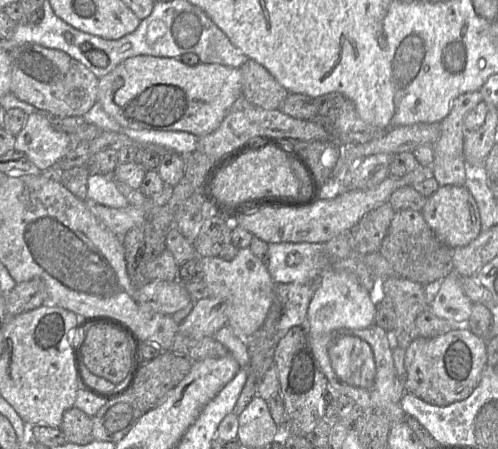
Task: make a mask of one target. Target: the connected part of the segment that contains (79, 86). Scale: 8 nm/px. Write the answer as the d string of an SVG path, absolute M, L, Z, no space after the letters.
M24 43L9 52L10 92L19 100L49 112L53 117L83 116L97 102L98 81L88 68L67 53Z

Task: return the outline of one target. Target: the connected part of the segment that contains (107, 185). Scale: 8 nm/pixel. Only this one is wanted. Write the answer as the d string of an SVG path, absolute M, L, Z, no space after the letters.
M89 174L87 201L112 208L124 208L129 205L129 202L118 190L115 180L110 176L112 175Z

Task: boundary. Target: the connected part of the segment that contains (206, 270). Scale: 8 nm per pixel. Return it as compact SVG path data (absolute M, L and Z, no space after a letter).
M239 249L231 261L218 256L200 257L203 281L209 289L209 297L218 297L227 304L227 325L244 339L252 336L264 323L270 307L275 301L275 282L267 267L249 249Z

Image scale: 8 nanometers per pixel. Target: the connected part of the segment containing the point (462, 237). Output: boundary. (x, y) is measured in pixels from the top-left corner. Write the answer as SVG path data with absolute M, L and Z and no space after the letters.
M462 185L440 186L431 196L427 197L421 214L436 237L451 248L469 244L482 231L476 201Z

